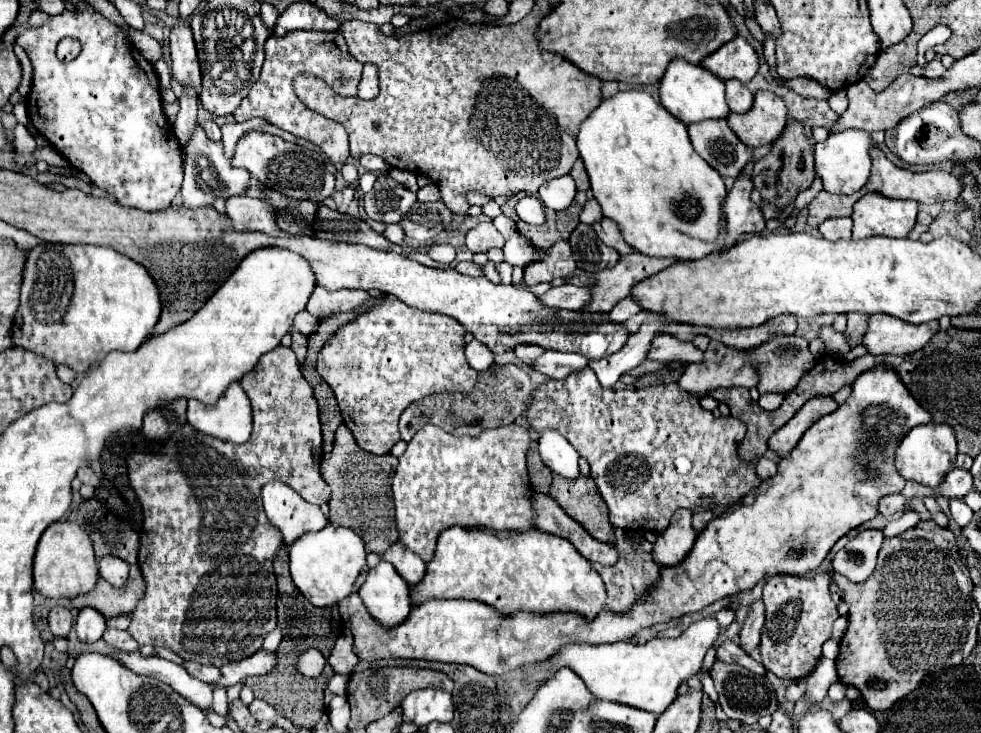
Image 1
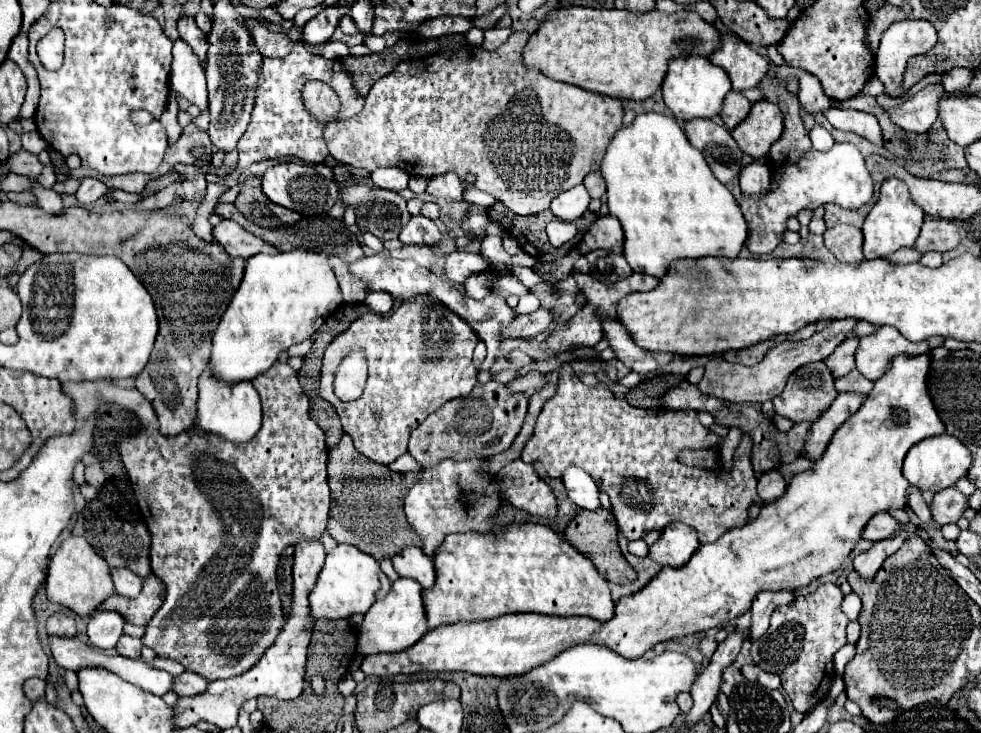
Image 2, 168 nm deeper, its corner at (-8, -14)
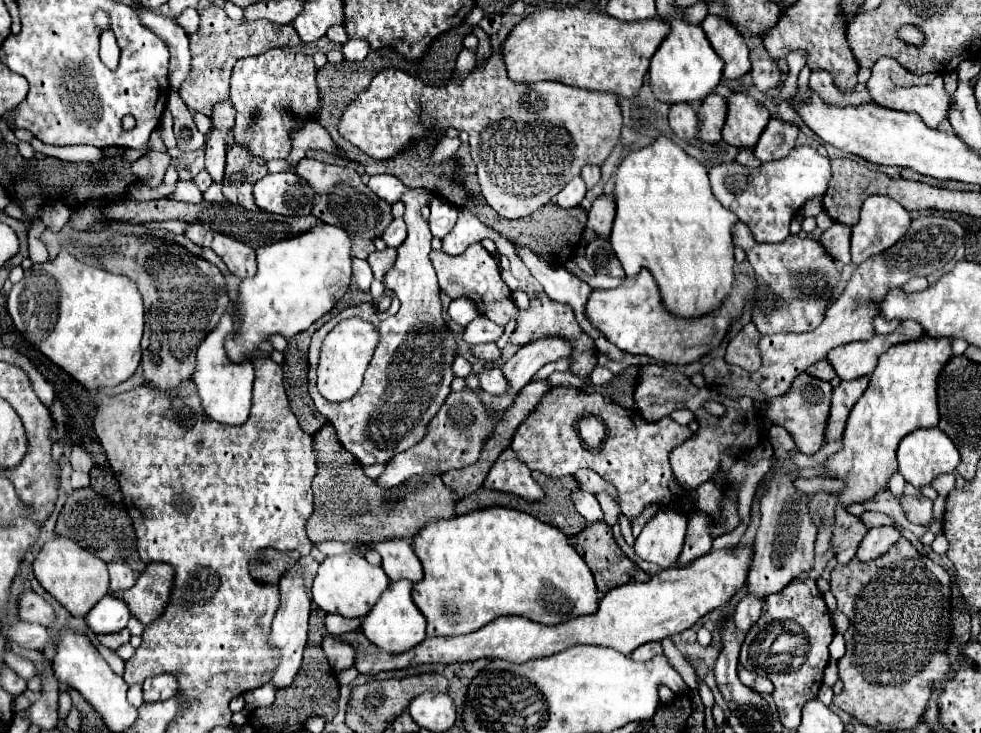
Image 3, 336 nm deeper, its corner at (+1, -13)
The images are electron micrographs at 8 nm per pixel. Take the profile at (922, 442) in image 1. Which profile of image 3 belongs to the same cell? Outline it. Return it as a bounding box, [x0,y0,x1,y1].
[897,428,961,488]

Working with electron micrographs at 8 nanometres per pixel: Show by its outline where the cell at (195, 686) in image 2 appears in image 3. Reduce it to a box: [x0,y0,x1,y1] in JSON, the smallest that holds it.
[143,674,177,702]

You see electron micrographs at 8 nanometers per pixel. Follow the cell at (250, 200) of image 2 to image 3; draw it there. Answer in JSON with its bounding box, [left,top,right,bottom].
[223,142,267,210]

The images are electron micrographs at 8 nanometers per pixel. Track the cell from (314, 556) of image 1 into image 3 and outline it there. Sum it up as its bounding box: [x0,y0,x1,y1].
[311,554,389,618]

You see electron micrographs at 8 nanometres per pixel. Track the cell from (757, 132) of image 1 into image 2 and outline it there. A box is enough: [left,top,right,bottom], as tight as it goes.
[732,101,784,161]

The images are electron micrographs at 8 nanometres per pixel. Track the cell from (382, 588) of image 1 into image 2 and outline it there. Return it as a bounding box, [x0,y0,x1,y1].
[358,579,428,655]

